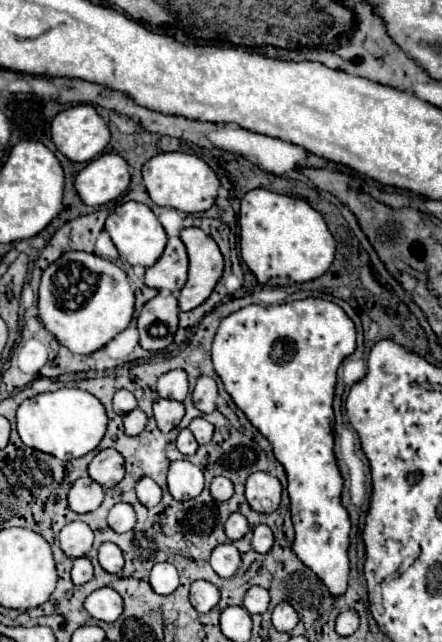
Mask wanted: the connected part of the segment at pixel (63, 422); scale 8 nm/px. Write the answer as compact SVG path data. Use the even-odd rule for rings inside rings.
M57 389L25 399L17 409L17 431L27 447L49 453L61 461L71 461L93 451L105 435L107 413L97 397L81 389Z

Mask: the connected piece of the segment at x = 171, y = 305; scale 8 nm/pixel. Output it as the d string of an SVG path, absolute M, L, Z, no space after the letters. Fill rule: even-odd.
M159 293L147 301L137 317L137 329L141 335L139 345L147 351L165 349L177 331L177 315L179 307L173 293Z

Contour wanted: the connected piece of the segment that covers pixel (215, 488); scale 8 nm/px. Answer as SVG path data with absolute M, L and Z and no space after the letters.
M215 477L211 481L211 487L209 487L213 499L217 501L227 501L231 495L233 495L233 483L227 479L227 477Z

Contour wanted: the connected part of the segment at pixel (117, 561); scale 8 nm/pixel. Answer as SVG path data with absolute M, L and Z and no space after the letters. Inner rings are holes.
M103 543L99 547L99 563L107 573L117 573L123 569L123 553L115 543Z

